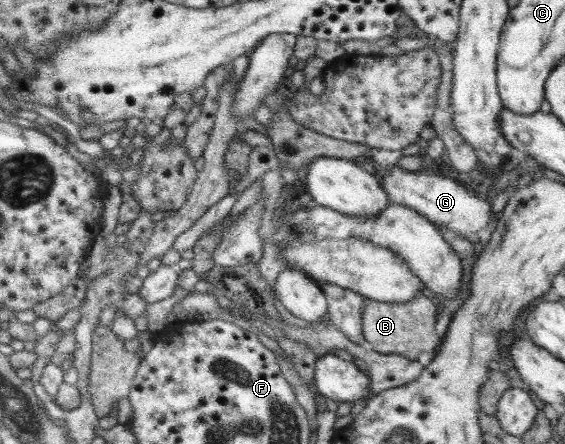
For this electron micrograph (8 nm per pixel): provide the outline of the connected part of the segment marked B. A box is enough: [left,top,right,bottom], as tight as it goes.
[362,293,441,360]

